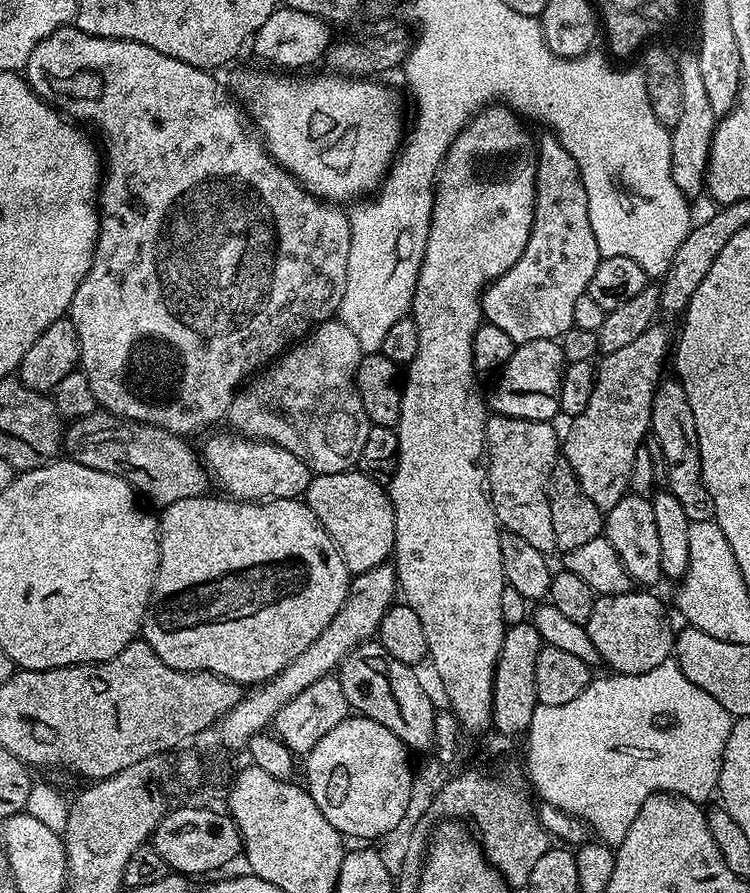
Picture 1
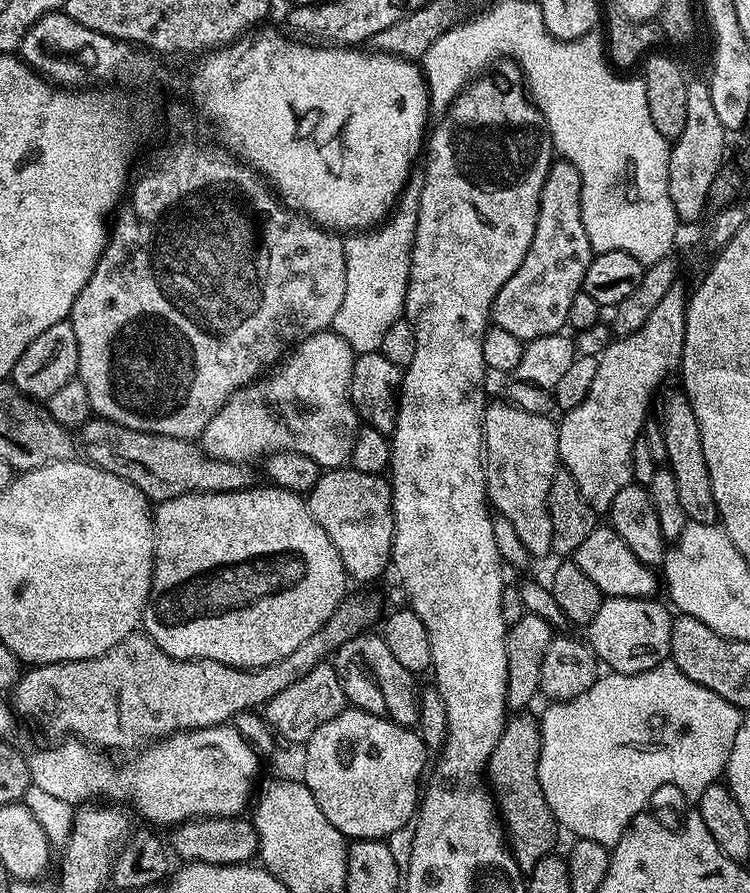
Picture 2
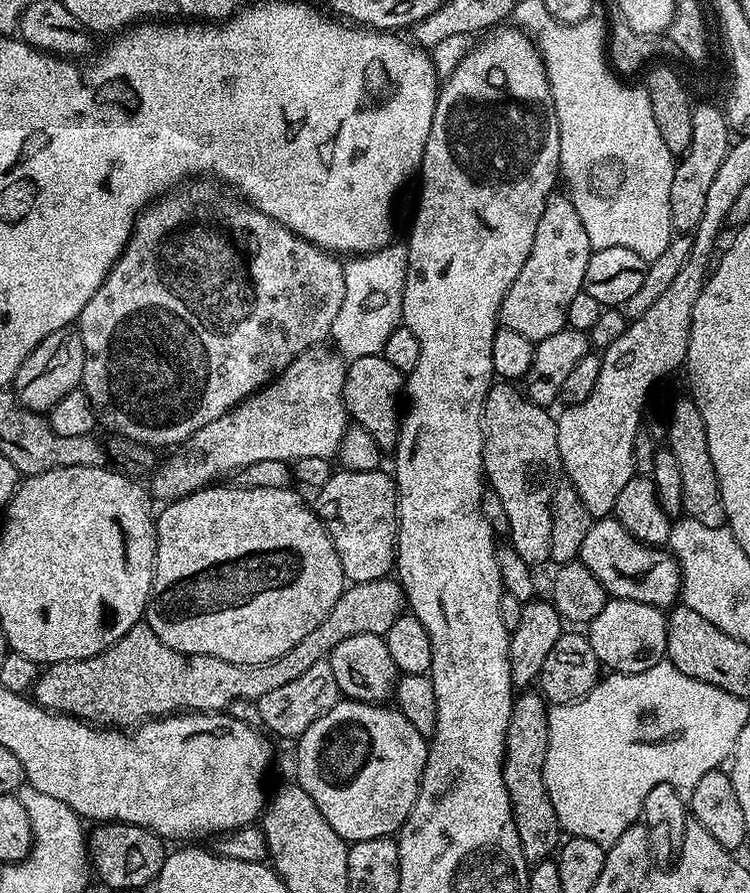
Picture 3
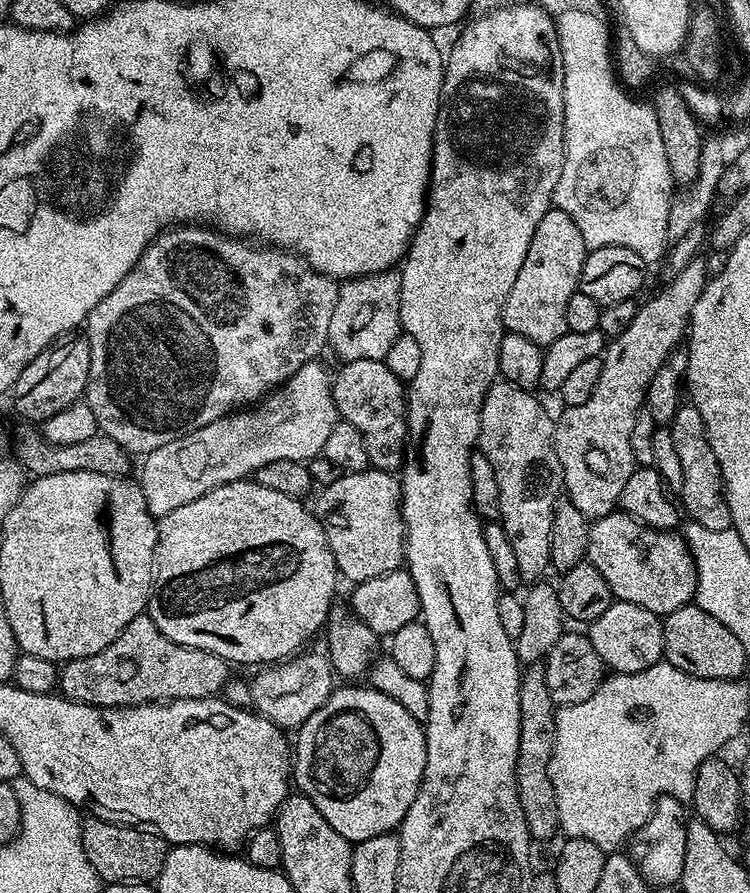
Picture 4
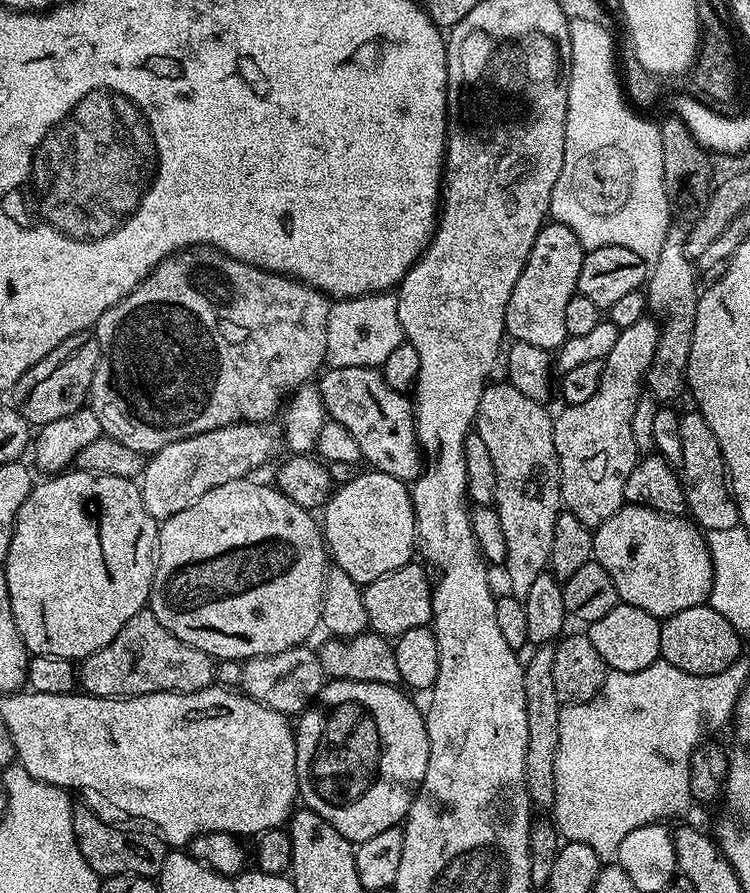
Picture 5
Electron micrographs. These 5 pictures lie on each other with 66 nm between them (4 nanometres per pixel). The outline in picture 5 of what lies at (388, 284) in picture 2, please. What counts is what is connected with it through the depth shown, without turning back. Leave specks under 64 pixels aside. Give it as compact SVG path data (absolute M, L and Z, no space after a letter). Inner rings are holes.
M391 291L371 292L365 296L352 296L348 300L336 300L326 322L326 360L331 367L362 366L379 369L399 344L405 343L402 322L398 322L398 302Z

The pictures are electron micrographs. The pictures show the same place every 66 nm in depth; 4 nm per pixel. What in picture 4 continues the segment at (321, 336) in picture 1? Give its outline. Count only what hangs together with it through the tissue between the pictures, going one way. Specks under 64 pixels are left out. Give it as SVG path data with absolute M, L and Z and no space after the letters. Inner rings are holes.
M320 362L302 366L289 380L273 388L263 400L243 410L229 412L227 416L210 422L210 426L202 426L202 430L182 434L182 438L174 438L174 442L166 442L166 446L158 446L158 450L147 453L143 457L144 465L140 468L138 483L150 514L157 518L170 514L170 510L178 510L178 506L186 506L186 502L194 502L194 498L202 498L202 494L218 486L251 477L270 462L307 462L321 455L326 446L326 438L330 435L330 430L334 430L338 419L332 378L333 373L327 372Z

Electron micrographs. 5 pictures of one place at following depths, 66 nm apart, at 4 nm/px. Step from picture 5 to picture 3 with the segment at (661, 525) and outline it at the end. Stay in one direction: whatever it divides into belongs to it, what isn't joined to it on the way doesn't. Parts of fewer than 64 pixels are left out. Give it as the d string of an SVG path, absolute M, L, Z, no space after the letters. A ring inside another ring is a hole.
M600 518L586 530L586 539L578 557L602 582L609 597L630 602L646 602L661 610L677 603L680 595L680 564L671 552L660 546L638 542L615 518Z

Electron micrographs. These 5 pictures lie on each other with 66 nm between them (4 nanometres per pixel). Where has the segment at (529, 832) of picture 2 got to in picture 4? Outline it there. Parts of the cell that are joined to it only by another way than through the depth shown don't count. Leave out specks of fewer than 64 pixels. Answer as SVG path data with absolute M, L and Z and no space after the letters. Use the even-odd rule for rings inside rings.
M543 663L523 669L518 690L518 718L520 737L518 738L518 762L516 763L516 785L518 798L522 802L522 814L526 814L528 834L533 841L552 840L560 832L558 818L558 798L554 798L554 786L550 782L548 767L554 754L556 737L556 713L558 706L550 698L546 686Z

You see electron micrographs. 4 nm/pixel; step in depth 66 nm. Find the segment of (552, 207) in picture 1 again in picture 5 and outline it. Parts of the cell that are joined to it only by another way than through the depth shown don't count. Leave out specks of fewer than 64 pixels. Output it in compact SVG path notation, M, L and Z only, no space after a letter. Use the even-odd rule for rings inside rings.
M545 223L538 238L534 238L534 246L530 246L526 266L522 266L522 274L518 274L518 282L514 282L514 290L506 306L504 330L513 341L530 342L530 346L538 346L549 353L564 345L569 337L566 306L570 298L577 295L578 274L582 274L585 255L582 242L578 242L570 226Z

